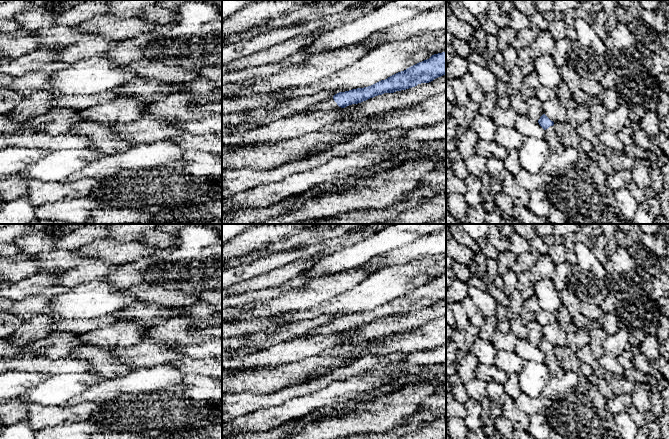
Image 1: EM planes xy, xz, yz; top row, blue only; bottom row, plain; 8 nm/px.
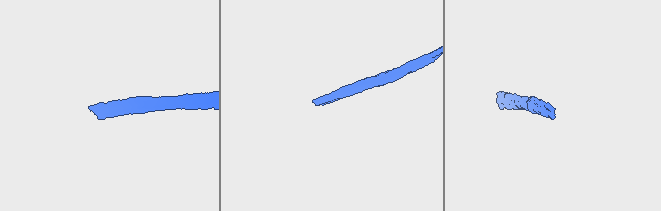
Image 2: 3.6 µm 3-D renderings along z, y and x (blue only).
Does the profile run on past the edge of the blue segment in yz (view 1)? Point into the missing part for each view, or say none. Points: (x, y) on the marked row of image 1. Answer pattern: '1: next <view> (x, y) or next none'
1: next yz (554, 144)

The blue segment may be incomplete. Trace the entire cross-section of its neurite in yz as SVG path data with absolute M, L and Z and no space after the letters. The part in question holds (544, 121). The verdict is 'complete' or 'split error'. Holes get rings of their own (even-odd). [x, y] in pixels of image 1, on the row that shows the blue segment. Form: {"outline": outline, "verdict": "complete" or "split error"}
{"outline": "M543 114L538 120L538 123L544 129L546 134L545 140L548 143L550 151L555 154L560 153L563 149L563 146L556 135L554 122L551 121L545 114Z", "verdict": "split error"}

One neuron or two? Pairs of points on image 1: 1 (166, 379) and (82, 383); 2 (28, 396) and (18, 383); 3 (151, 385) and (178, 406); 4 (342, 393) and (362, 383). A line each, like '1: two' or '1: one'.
1: two
2: two
3: two
4: one

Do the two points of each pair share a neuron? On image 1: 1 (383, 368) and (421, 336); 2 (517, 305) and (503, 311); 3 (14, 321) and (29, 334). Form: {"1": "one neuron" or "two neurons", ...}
{"1": "two neurons", "2": "two neurons", "3": "two neurons"}

